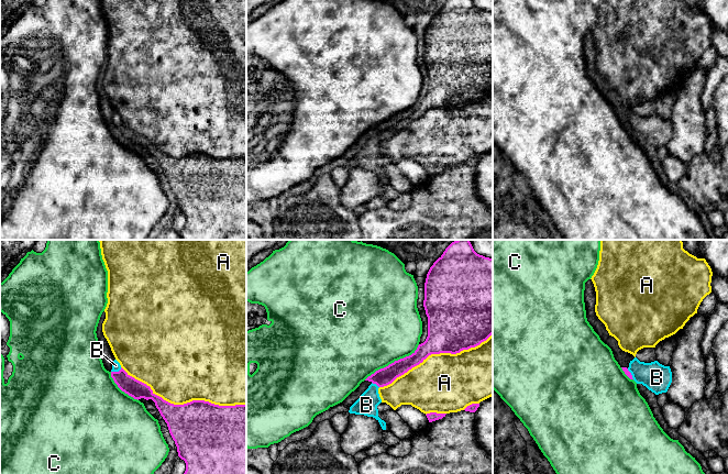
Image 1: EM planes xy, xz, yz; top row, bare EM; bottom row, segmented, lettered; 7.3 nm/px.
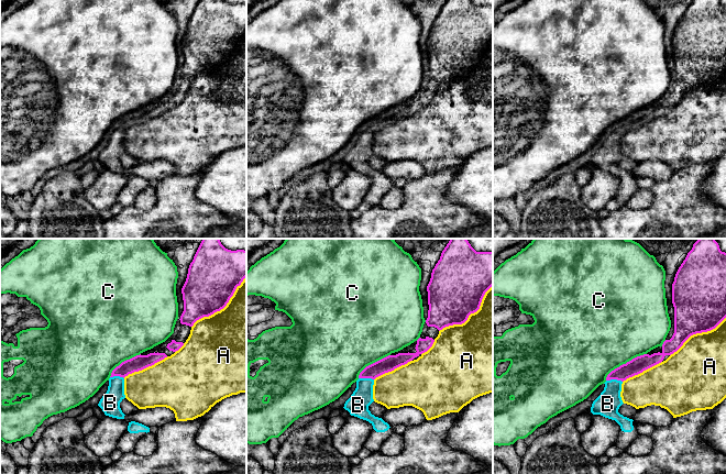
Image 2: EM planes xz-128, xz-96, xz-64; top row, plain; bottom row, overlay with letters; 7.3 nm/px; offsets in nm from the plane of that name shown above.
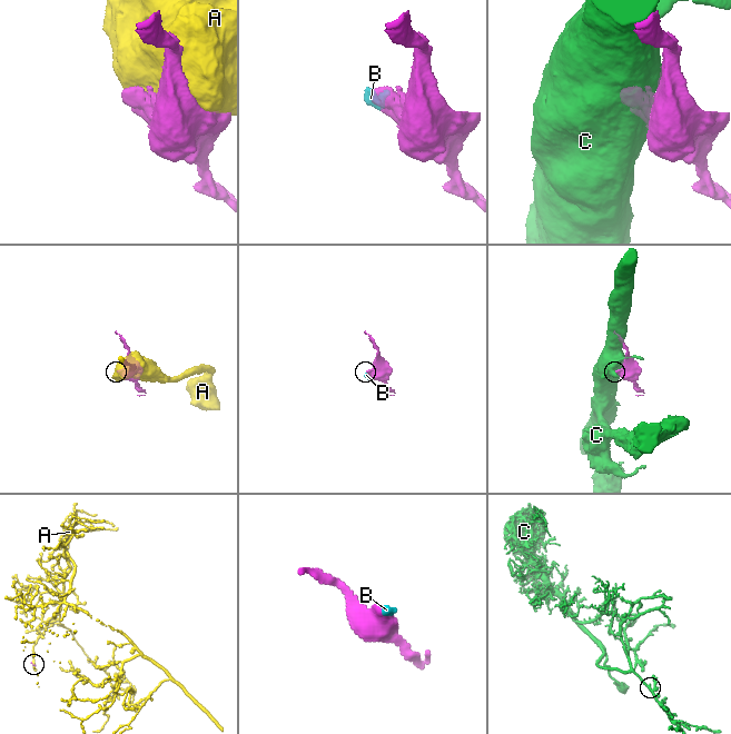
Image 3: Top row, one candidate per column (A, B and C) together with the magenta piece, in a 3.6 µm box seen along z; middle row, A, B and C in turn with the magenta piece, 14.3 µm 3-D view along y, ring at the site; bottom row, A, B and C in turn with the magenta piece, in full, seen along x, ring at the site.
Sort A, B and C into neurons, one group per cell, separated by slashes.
A / B / C

